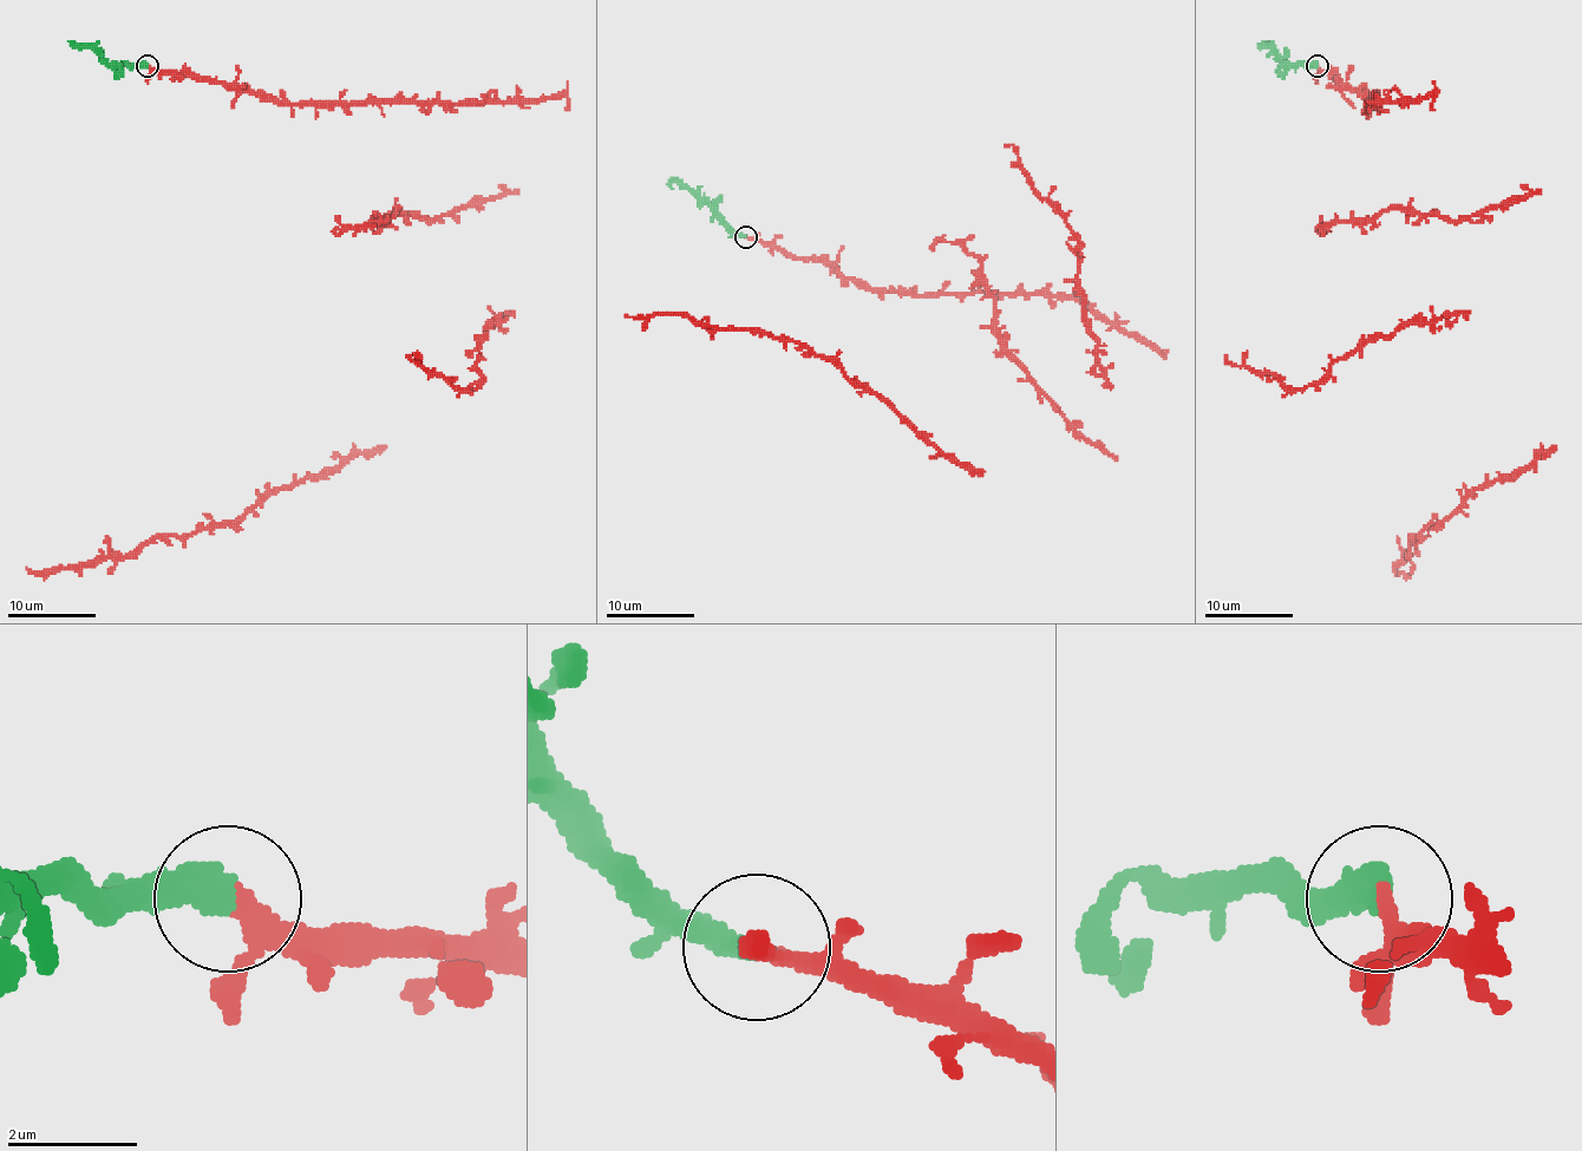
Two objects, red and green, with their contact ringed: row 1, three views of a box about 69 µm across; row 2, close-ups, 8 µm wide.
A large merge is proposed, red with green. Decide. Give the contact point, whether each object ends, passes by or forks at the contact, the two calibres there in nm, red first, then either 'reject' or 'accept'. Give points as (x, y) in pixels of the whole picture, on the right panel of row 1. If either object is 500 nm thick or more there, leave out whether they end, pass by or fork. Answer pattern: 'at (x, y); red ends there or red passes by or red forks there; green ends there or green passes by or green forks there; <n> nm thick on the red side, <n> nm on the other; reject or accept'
at (1316, 66); red passes by; green ends there; 200 nm thick on the red side, 480 nm on the other; accept

